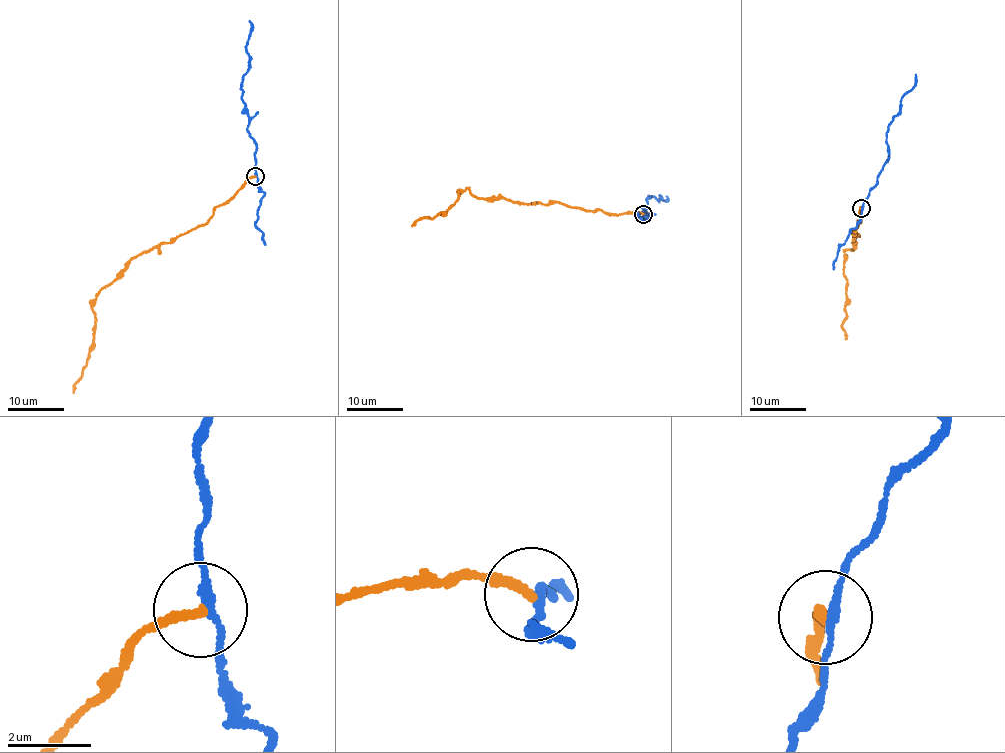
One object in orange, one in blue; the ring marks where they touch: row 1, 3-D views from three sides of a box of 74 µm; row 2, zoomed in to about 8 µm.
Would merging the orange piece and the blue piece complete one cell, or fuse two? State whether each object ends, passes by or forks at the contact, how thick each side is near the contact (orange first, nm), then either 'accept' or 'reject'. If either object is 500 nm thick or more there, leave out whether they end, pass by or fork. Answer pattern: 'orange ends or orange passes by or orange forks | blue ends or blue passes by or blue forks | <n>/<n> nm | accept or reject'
orange ends | blue passes by | 240/170 nm | reject

